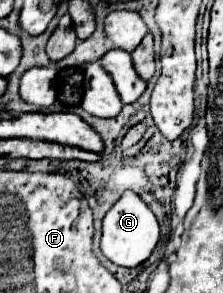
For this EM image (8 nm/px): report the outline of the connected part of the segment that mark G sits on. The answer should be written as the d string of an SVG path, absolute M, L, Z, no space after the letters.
M132 190L124 192L122 198L104 216L104 222L102 222L102 244L100 246L102 246L104 256L110 262L118 264L118 266L126 266L126 268L140 266L142 262L146 262L150 258L150 254L154 252L158 240L160 240L160 226L158 226L158 220L154 216L154 212Z

